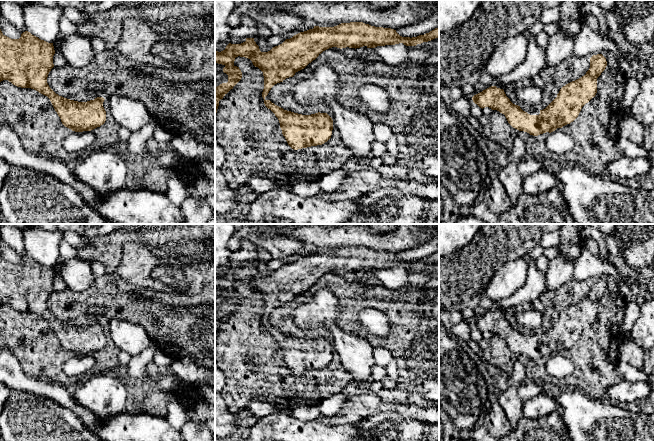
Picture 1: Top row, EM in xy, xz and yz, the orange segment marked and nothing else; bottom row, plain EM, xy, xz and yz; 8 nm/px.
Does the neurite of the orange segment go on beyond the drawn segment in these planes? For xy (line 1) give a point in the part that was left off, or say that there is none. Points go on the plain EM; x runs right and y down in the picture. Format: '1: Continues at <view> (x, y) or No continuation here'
1: No continuation here

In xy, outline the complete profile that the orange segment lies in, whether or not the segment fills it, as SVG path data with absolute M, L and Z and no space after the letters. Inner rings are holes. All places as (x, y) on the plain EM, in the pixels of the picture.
M0 253L0 306L8 304L17 311L31 312L47 320L62 348L72 355L91 355L100 351L106 345L103 321L97 321L87 326L78 326L59 320L49 311L47 301L54 291L54 278L53 267L41 264L28 255L23 256L19 263L11 263L5 260Z

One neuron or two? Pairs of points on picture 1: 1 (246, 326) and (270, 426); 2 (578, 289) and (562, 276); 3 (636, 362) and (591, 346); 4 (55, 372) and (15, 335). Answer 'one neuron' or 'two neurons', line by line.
1: two neurons
2: two neurons
3: two neurons
4: one neuron

